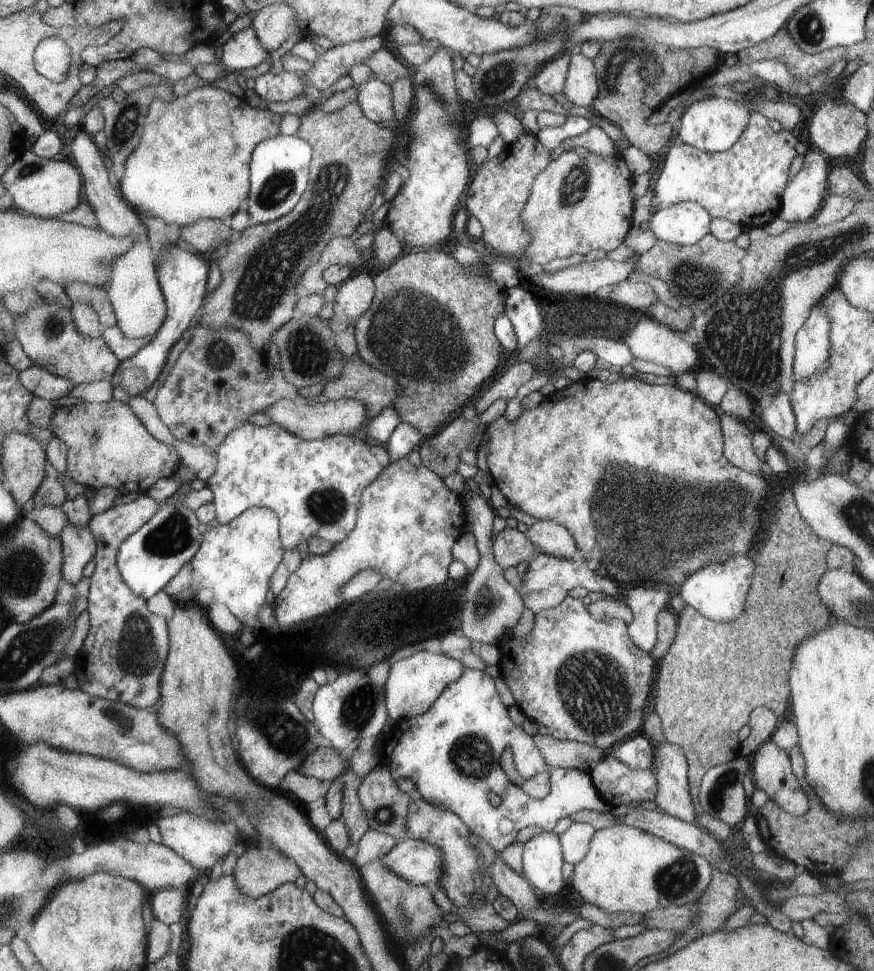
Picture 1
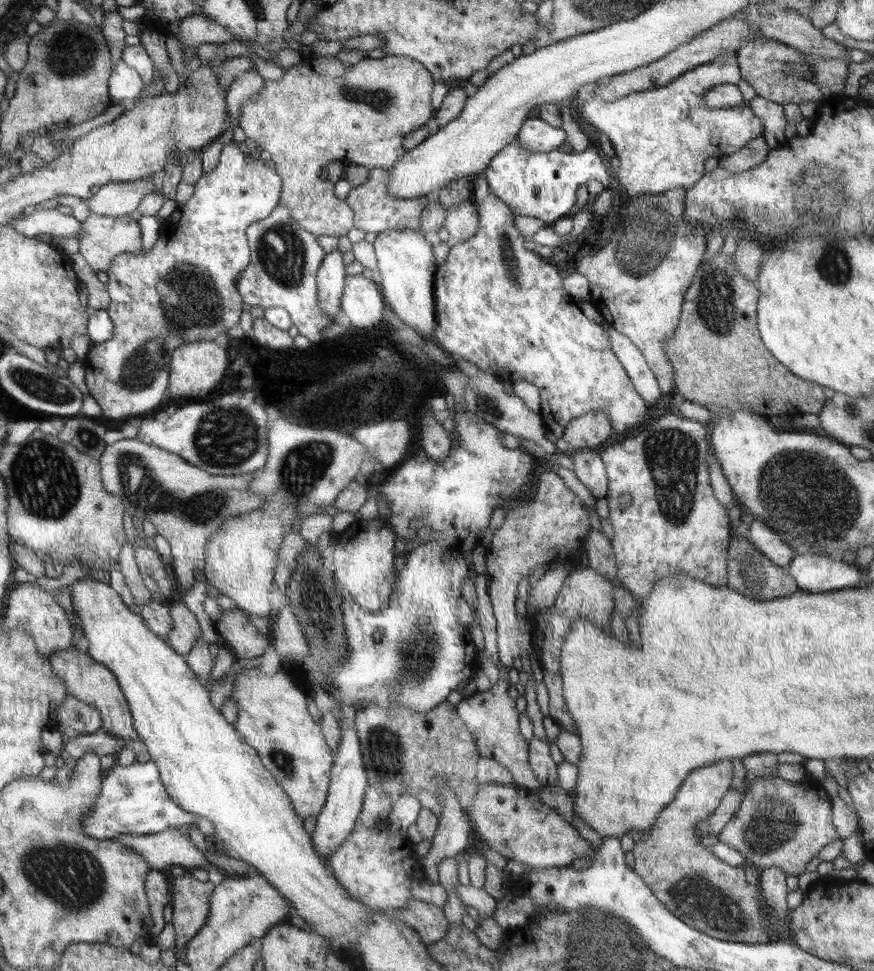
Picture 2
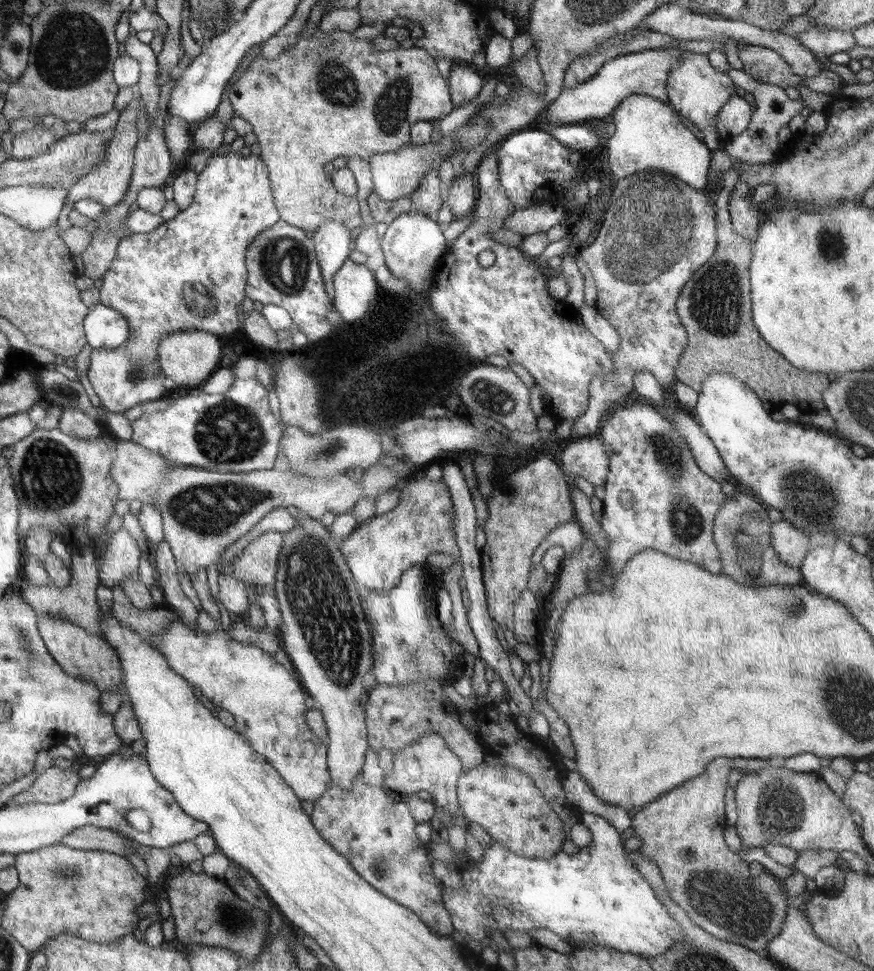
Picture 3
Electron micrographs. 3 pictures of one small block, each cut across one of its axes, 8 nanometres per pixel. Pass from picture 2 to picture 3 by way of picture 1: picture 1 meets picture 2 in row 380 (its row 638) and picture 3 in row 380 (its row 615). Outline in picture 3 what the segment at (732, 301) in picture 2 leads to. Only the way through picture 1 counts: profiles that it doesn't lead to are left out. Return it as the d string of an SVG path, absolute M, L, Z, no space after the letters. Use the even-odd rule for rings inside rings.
M725 188L709 190L709 198L715 206L717 248L713 256L687 280L677 298L677 314L687 332L687 348L679 356L679 364L673 368L675 380L699 390L701 380L707 374L725 372L749 386L759 400L769 400L779 406L789 402L797 406L801 414L807 414L809 410L825 410L823 392L829 386L827 376L795 368L761 338L759 330L755 330L749 312L751 286L747 272L753 240L733 232L729 208L725 206L725 200L729 200Z

